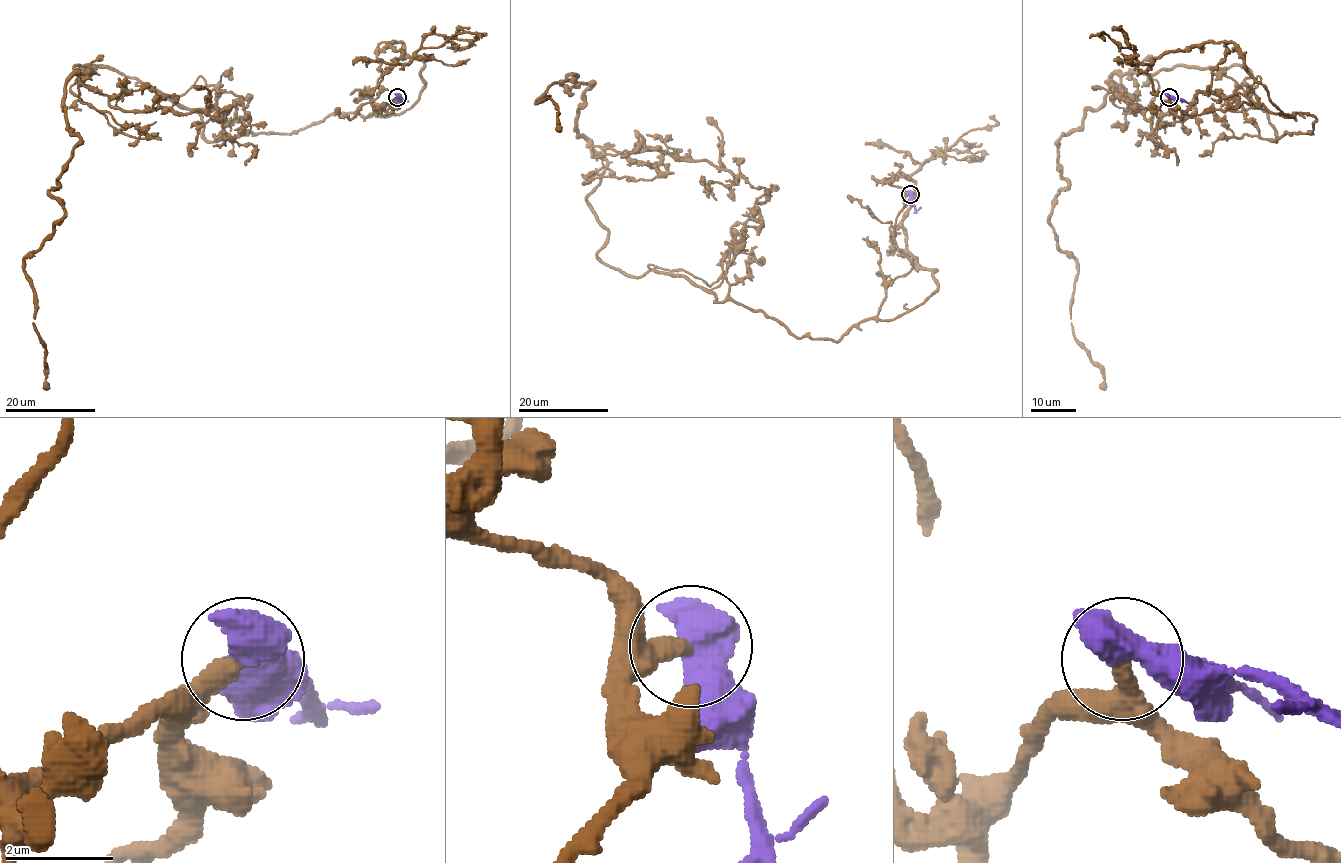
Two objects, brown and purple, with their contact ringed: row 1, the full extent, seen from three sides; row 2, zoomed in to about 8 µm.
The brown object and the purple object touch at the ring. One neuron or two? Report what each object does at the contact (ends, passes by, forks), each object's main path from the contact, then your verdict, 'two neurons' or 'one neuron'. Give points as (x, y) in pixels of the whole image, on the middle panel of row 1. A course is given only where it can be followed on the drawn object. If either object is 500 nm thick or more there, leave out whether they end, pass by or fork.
brown via (910, 194), (912, 267), (878, 314), (794, 338), (607, 266), (575, 75), (537, 99), (560, 126) | purple via (910, 194), (914, 208), (918, 210), (921, 206) | two neurons

